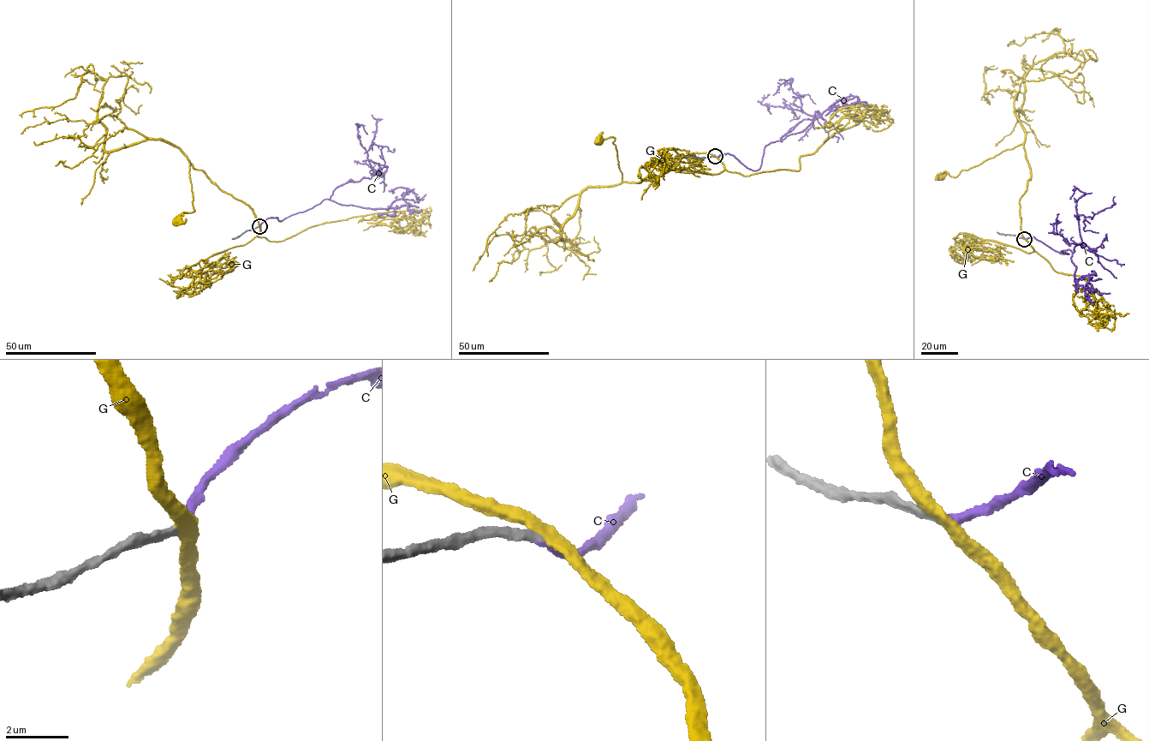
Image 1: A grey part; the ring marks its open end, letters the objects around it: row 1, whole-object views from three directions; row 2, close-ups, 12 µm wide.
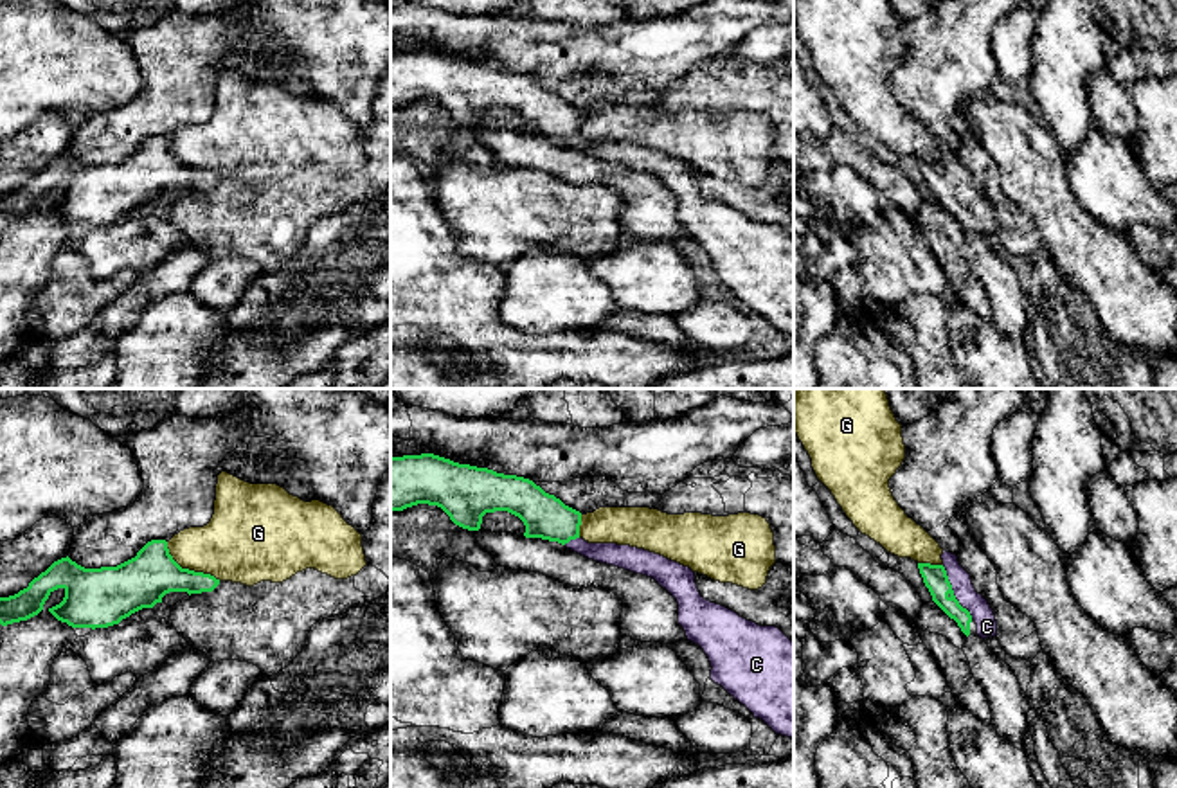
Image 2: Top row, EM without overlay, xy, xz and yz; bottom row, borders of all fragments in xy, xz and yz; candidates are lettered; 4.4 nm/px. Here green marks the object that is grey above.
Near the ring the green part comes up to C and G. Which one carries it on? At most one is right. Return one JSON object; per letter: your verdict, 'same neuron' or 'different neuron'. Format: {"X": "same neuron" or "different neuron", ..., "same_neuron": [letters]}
{"C": "same neuron", "G": "different neuron", "same_neuron": ["C"]}

